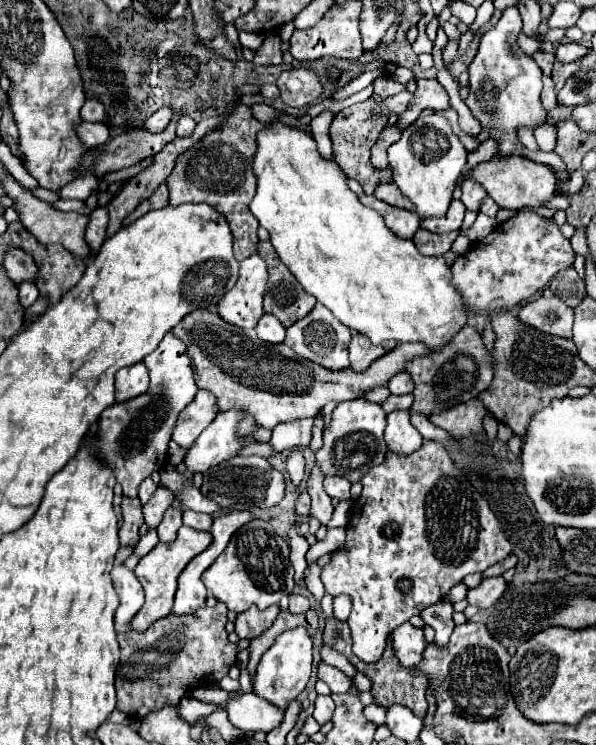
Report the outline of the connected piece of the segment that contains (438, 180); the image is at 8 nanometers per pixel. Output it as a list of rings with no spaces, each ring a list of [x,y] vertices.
[[[431,114],[419,116],[409,128],[401,132],[401,138],[389,146],[387,160],[393,172],[393,182],[401,194],[413,202],[415,212],[423,220],[429,216],[443,216],[447,212],[455,182],[467,166],[467,150],[451,132],[447,118]]]

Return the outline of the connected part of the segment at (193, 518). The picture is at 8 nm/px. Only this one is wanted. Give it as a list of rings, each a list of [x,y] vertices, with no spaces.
[[[185,510],[183,512],[183,524],[197,528],[197,530],[209,530],[211,524],[213,524],[213,516],[199,514],[199,512],[193,512],[193,510]]]

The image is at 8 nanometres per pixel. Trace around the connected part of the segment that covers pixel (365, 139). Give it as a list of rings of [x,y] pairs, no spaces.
[[[381,76],[375,80],[375,100],[367,100],[363,104],[355,104],[353,108],[345,108],[343,112],[339,112],[331,124],[331,130],[329,130],[329,136],[331,136],[331,142],[333,142],[333,160],[339,164],[339,168],[349,176],[349,178],[355,178],[361,186],[363,186],[363,192],[365,194],[371,194],[377,184],[381,182],[391,182],[391,172],[377,172],[371,164],[369,164],[369,152],[377,140],[377,136],[381,134],[381,130],[385,128],[387,124],[387,116],[371,116],[371,110],[375,104],[379,104],[381,100],[385,100],[387,96],[391,94],[397,94],[397,92],[403,92],[405,86],[391,80],[389,76]]]

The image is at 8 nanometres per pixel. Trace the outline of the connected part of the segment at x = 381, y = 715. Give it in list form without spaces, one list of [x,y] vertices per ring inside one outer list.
[[[371,704],[371,706],[367,706],[367,708],[365,708],[365,716],[367,716],[371,722],[375,722],[377,726],[385,724],[385,714],[387,714],[387,708],[385,708],[385,706]]]

